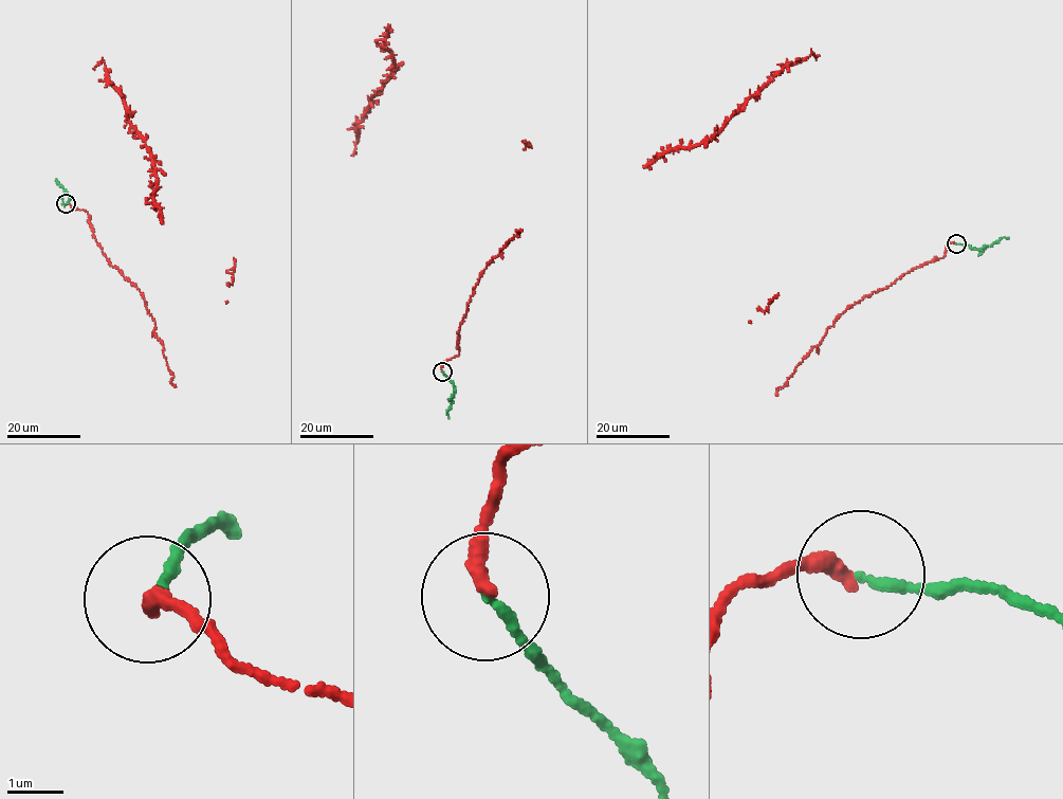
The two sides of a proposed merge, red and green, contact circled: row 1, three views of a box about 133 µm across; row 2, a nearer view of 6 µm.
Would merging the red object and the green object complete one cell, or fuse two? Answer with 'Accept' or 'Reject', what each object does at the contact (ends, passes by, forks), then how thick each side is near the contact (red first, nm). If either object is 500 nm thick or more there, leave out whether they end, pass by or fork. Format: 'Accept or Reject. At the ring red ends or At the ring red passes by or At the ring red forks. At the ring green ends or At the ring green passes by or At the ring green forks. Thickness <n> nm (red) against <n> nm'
Accept. At the ring red ends. At the ring green ends. Thickness 280 nm (red) against 170 nm

